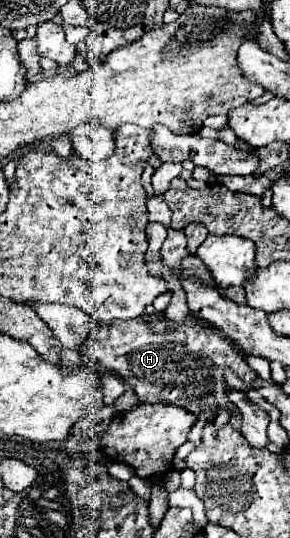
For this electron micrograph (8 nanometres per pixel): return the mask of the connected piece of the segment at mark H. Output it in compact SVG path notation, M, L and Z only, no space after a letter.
M90 319L92 331L88 341L80 345L80 353L96 359L104 369L114 369L126 381L126 385L136 391L142 403L176 405L198 415L198 425L190 431L188 441L176 453L176 459L184 459L194 447L198 447L206 421L210 421L218 409L228 409L232 415L238 413L238 409L234 409L226 397L226 381L222 377L224 369L236 371L244 383L252 383L256 379L256 371L232 349L226 339L200 327L196 319L186 323L168 323L168 333L152 333L148 323L142 319L118 319L108 325Z

